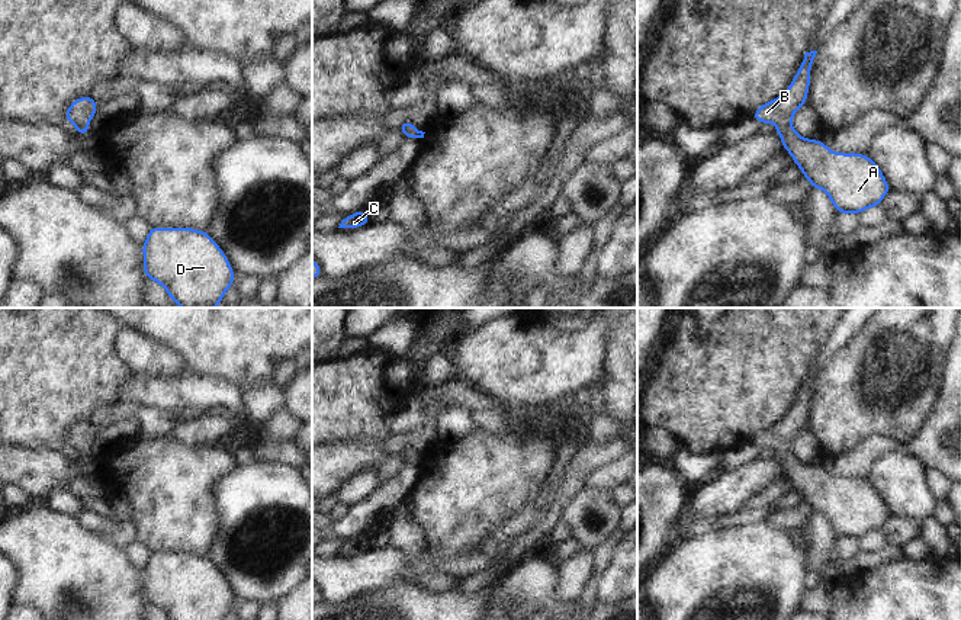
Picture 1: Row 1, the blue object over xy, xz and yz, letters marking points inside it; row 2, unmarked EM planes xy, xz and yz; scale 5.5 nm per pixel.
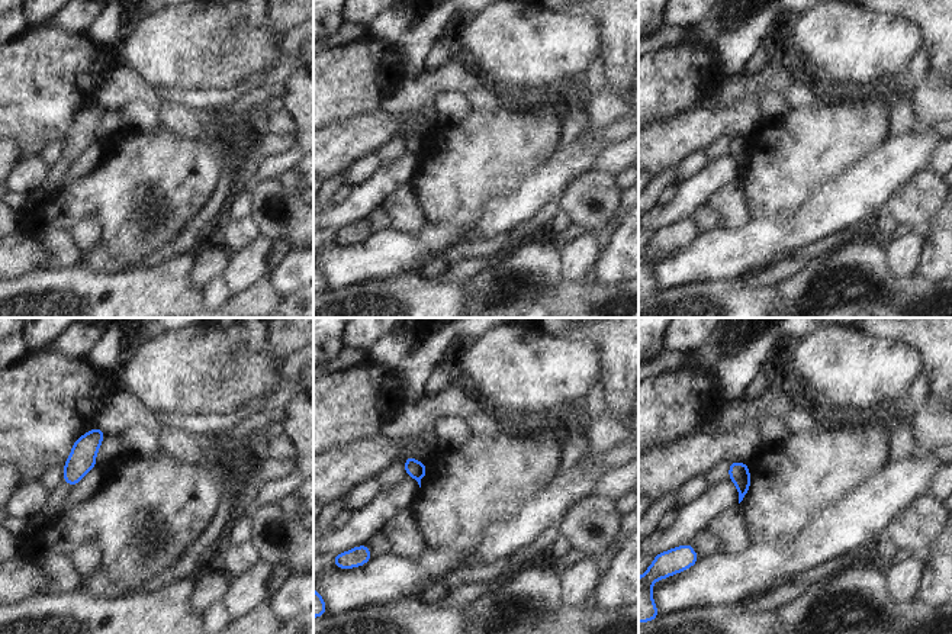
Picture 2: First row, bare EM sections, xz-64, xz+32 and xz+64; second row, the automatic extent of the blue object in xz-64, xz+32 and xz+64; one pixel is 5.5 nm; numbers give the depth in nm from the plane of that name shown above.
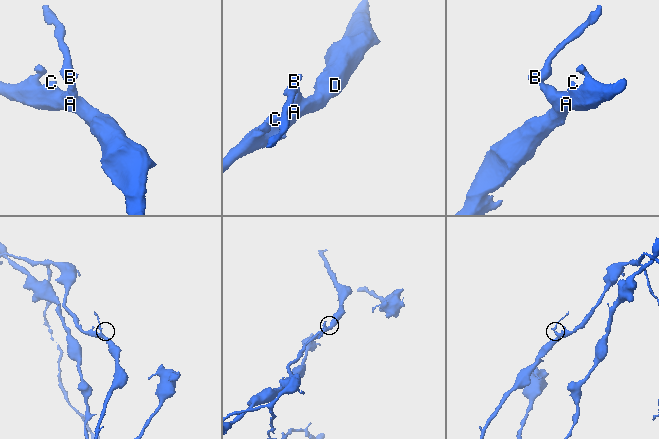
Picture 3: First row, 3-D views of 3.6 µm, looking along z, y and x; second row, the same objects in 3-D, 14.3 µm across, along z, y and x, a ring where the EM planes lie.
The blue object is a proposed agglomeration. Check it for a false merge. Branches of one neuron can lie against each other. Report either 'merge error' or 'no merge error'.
no merge error

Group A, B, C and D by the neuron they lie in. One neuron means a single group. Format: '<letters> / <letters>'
A B C D

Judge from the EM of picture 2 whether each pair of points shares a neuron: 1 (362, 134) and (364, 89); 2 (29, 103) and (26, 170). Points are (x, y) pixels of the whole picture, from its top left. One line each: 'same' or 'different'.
1: different
2: different

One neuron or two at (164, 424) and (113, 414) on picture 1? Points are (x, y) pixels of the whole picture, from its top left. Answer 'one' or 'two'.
one

